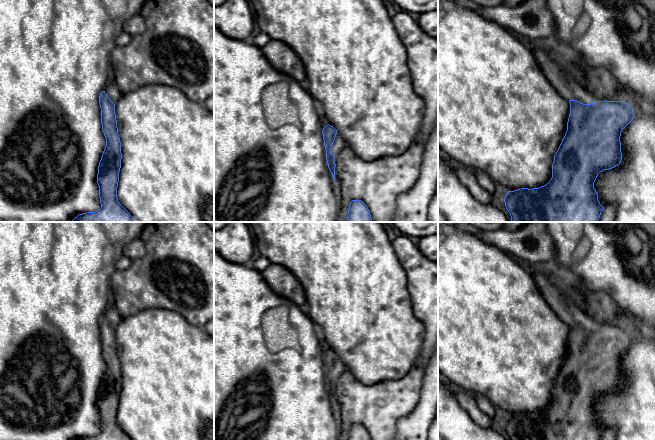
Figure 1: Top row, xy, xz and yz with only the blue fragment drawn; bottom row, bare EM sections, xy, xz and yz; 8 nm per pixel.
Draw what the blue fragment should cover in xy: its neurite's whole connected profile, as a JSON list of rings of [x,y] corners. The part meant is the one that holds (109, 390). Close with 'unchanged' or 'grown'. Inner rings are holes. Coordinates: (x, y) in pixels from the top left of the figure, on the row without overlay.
[[[111,303],[99,320],[102,355],[106,363],[97,398],[101,432],[96,436],[82,437],[78,440],[131,440],[117,422],[122,377],[115,328],[122,319],[115,305]]]; grown

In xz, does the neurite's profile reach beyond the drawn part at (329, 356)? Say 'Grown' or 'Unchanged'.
Grown

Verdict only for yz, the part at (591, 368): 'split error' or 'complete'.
split error

